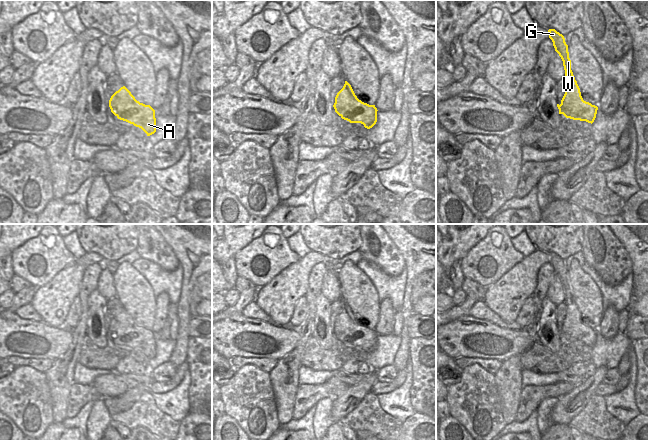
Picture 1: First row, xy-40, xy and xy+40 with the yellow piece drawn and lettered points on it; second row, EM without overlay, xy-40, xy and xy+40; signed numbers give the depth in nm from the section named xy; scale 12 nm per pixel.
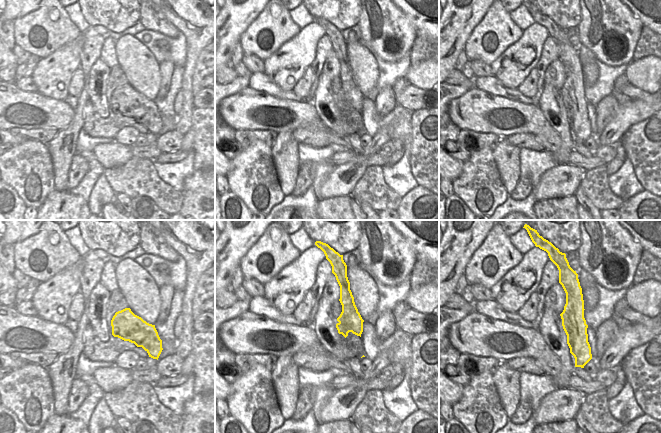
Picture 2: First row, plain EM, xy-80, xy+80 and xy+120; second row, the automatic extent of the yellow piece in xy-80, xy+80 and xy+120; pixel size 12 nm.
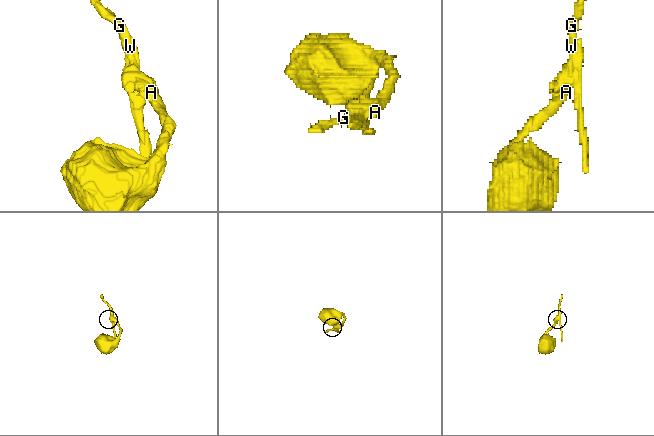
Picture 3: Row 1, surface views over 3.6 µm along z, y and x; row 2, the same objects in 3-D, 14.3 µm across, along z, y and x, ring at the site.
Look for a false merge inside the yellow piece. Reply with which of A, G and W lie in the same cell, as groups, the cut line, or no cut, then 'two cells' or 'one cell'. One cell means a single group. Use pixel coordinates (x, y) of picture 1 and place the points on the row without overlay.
groups A / G W; cut xy+40 (567, 312), (575, 318), (575, 326), (571, 331), (561, 333); two cells

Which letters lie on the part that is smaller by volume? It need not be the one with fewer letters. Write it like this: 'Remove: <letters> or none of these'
Remove: G, W

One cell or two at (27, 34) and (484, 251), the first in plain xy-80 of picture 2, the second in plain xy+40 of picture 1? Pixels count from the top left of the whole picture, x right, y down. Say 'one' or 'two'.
one

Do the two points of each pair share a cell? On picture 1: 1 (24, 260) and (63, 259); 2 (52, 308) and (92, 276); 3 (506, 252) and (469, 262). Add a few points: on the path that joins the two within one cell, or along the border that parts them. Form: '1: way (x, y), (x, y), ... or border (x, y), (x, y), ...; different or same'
1: way (34, 253), (40, 253), (43, 256), (53, 256); same
2: border (89, 264), (84, 271), (80, 291), (77, 295); different
3: way (497, 255), (494, 255), (486, 262), (478, 262); same

